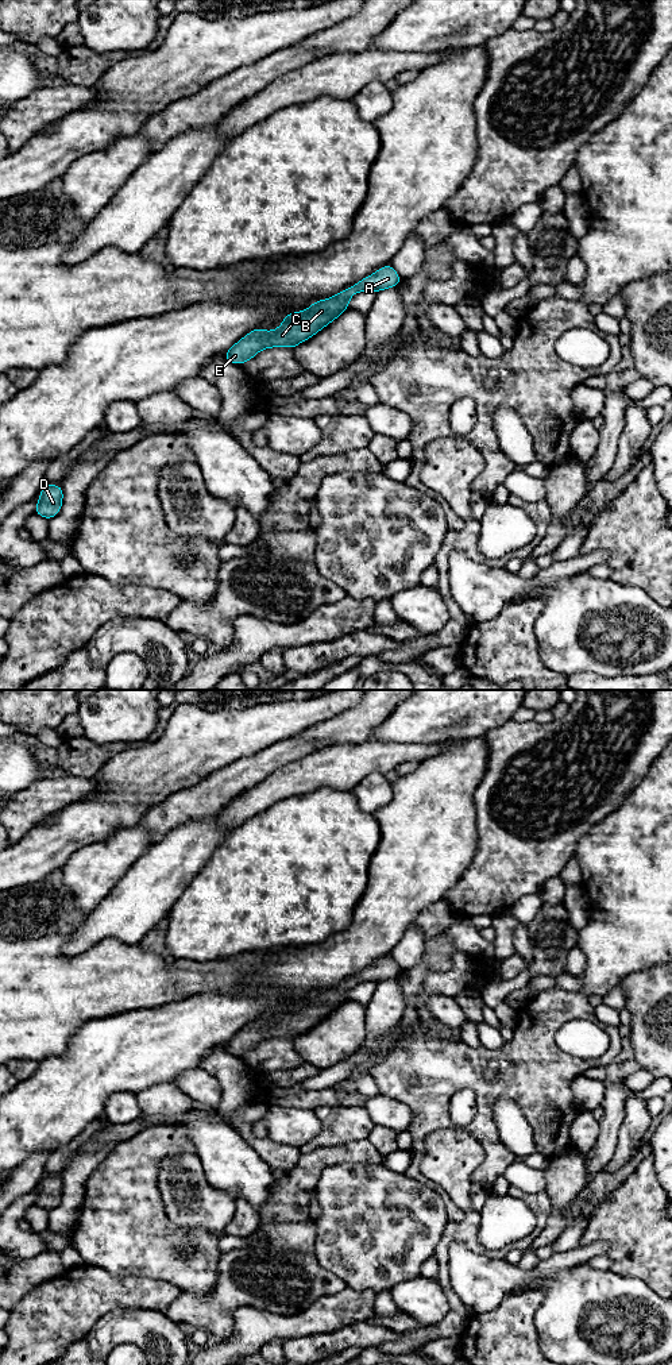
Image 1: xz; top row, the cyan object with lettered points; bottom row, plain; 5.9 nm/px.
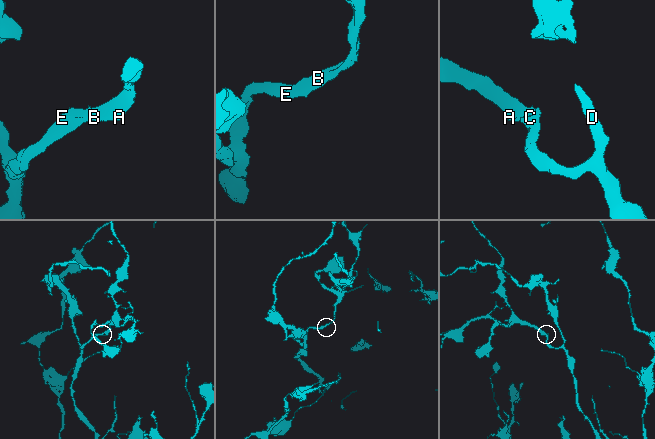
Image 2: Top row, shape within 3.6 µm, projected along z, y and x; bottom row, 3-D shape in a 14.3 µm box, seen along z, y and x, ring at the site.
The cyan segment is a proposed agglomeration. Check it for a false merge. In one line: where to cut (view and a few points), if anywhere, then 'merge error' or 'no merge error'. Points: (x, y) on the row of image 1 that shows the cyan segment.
no cut | no merge error

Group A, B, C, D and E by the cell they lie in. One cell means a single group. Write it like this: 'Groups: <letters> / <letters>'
Groups: A B C D E

